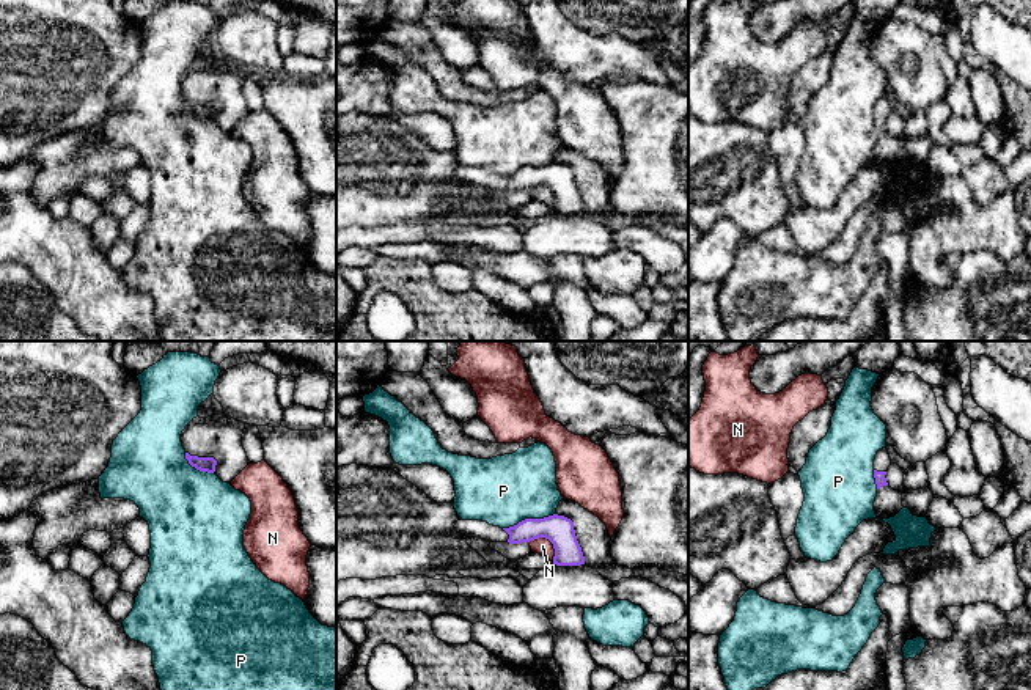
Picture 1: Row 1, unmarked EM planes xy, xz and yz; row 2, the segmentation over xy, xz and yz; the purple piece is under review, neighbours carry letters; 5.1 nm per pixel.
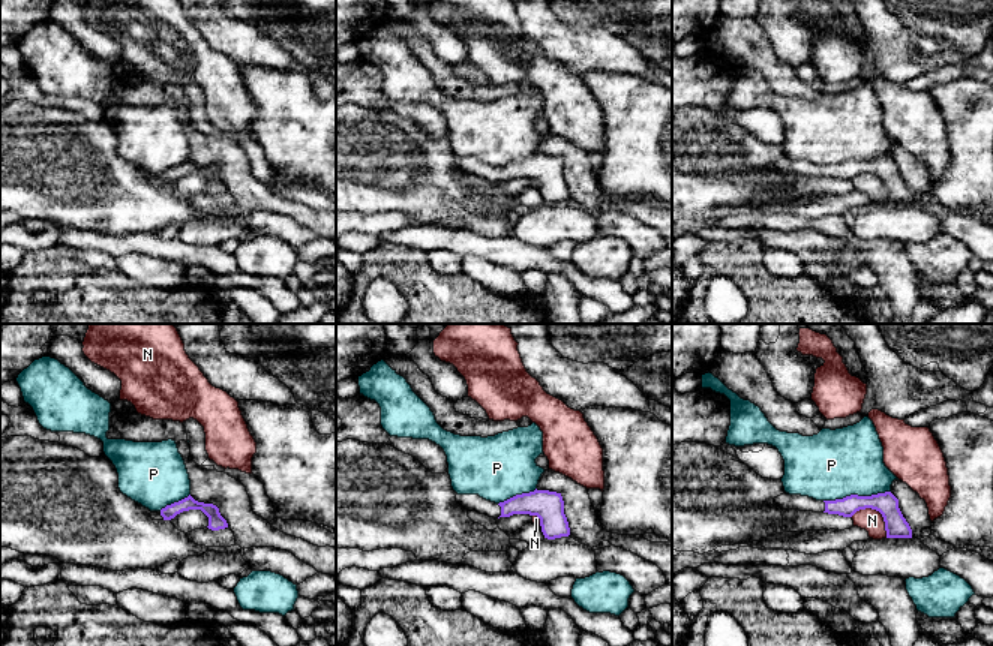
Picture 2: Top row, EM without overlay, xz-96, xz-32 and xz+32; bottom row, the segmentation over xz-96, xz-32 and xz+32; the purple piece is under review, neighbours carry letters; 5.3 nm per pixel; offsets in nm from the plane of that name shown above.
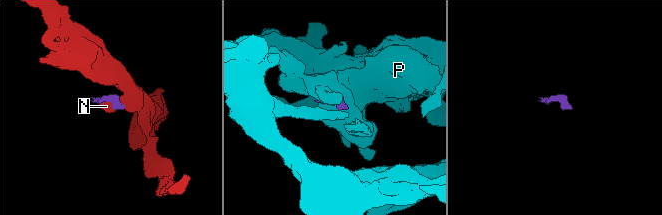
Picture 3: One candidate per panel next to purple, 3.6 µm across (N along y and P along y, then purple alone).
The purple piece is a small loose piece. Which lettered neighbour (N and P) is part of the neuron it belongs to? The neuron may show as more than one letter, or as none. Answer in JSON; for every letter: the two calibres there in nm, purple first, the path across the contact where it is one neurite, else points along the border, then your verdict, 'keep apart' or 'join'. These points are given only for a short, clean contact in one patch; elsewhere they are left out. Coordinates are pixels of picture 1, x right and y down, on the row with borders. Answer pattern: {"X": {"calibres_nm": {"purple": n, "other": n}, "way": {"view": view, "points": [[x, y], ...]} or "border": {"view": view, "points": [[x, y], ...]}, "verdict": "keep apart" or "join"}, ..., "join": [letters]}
{"N": {"calibres_nm": {"purple": 150, "other": 90}, "border": {"view": "xz", "points": [[528, 541], [546, 538], [552, 544], [554, 560]]}, "verdict": "keep apart"}, "P": {"calibres_nm": {"purple": 150, "other": 360}, "verdict": "keep apart"}, "join": []}

